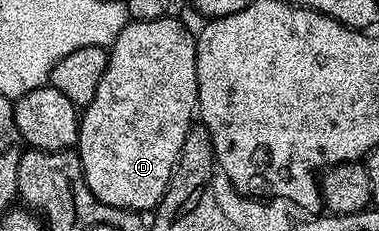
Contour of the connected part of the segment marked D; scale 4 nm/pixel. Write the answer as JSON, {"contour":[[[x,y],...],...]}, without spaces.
{"contour":[[[162,16],[155,20],[138,22],[130,20],[127,25],[119,32],[119,36],[113,45],[108,47],[107,68],[103,72],[103,80],[99,80],[99,88],[95,88],[95,96],[89,106],[84,107],[83,113],[79,118],[77,128],[77,154],[81,157],[81,167],[87,188],[103,204],[114,206],[120,210],[135,210],[138,212],[156,211],[161,197],[169,189],[169,179],[173,177],[173,172],[177,168],[177,161],[183,148],[183,140],[187,140],[189,127],[194,125],[195,111],[197,110],[197,40],[194,31],[189,31],[184,26],[181,18],[171,18]]]}

